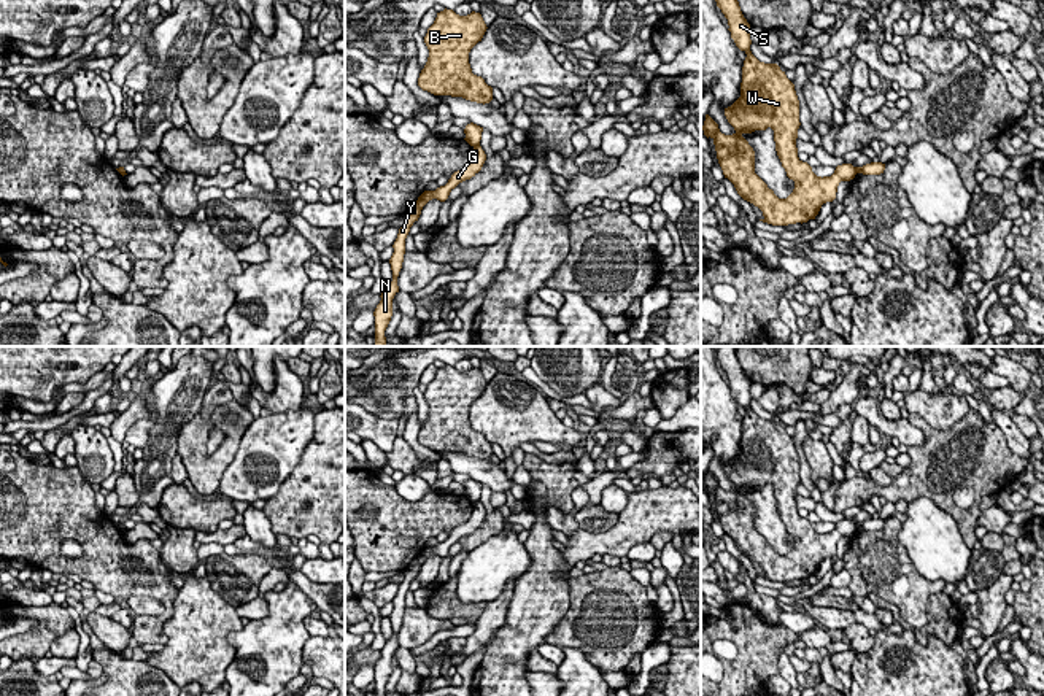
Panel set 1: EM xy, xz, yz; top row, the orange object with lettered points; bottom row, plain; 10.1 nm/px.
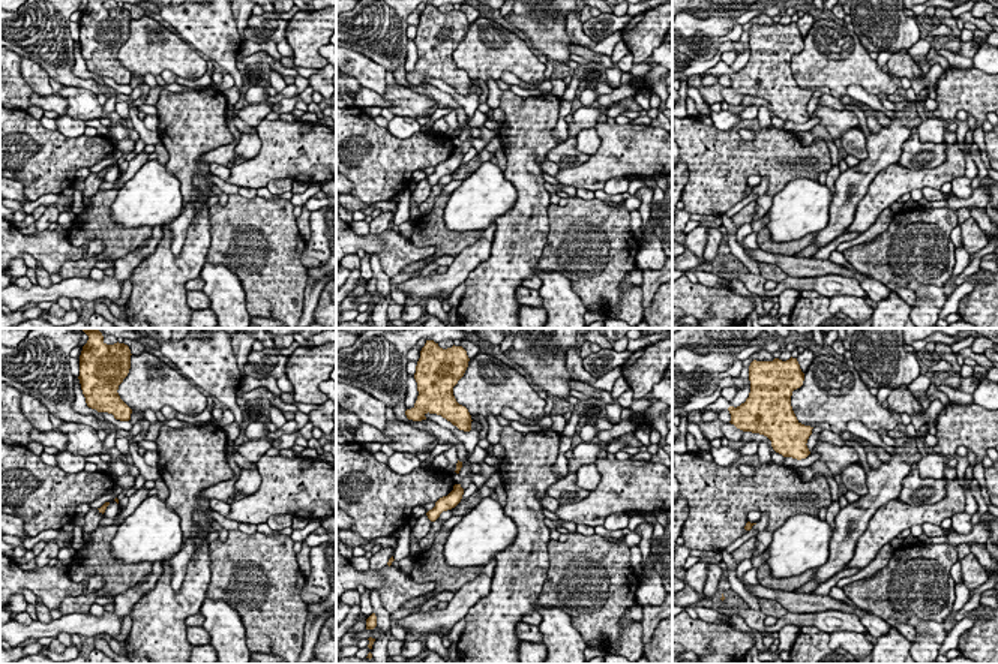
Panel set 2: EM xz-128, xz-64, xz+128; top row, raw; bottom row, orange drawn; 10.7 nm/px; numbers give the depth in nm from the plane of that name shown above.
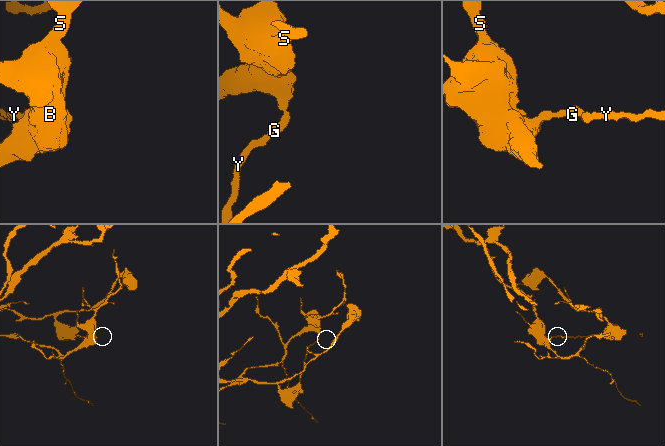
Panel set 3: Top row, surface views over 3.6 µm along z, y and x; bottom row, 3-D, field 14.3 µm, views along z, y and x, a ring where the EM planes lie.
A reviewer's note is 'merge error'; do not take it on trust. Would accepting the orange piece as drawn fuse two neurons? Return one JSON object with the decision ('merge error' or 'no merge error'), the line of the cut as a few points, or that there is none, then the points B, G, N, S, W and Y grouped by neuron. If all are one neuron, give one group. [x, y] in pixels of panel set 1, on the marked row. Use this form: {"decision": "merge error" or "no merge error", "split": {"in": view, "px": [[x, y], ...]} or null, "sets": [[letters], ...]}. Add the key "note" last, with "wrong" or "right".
{"decision": "merge error", "split": {"in": "xz", "px": [[479, 143], [474, 148]]}, "sets": [["B", "S", "W"], ["G", "N", "Y"]], "note": "right"}

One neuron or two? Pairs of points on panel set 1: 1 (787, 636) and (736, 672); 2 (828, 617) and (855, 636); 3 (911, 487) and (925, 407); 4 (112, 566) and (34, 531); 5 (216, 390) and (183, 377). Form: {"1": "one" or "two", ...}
{"1": "one", "2": "two", "3": "two", "4": "one", "5": "two"}

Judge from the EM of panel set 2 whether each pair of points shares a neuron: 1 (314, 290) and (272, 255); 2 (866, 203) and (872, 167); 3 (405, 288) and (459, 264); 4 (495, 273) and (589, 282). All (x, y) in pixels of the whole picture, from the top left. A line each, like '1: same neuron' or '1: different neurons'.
1: different neurons
2: different neurons
3: same neuron
4: different neurons

